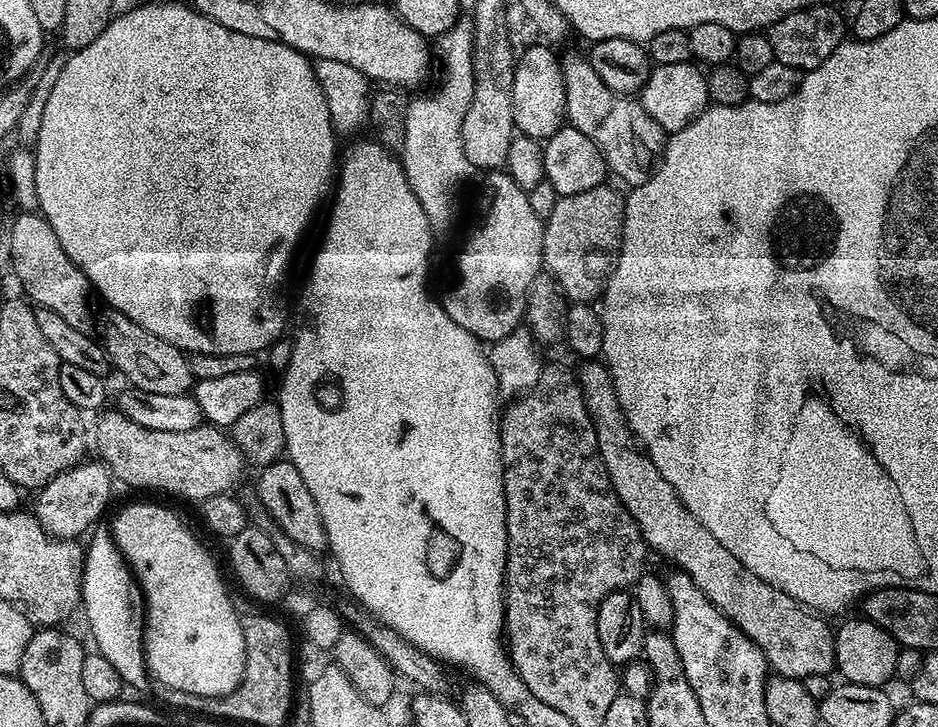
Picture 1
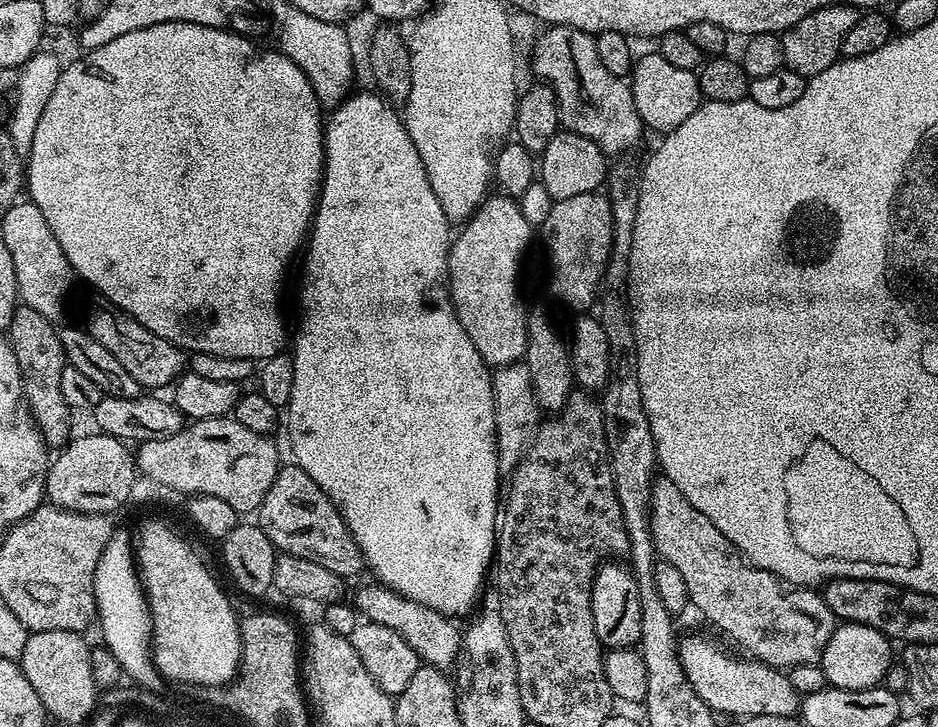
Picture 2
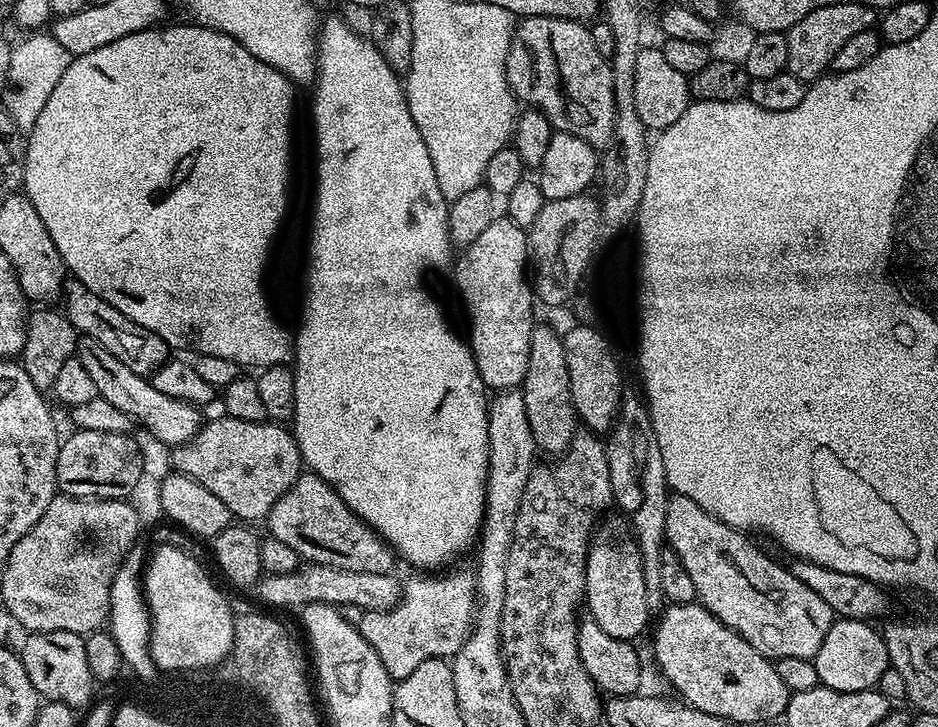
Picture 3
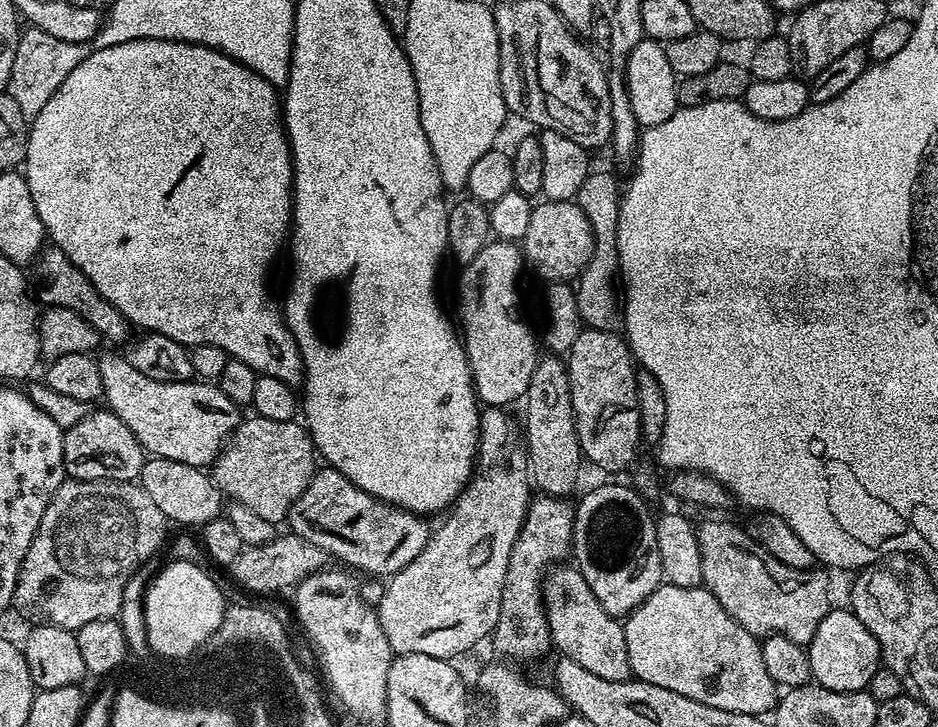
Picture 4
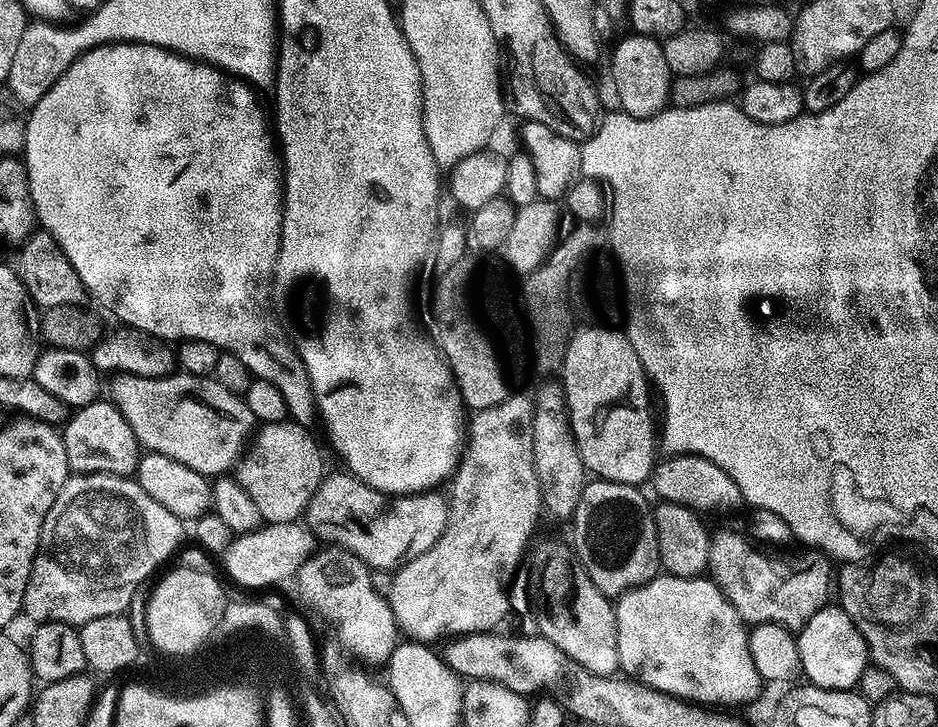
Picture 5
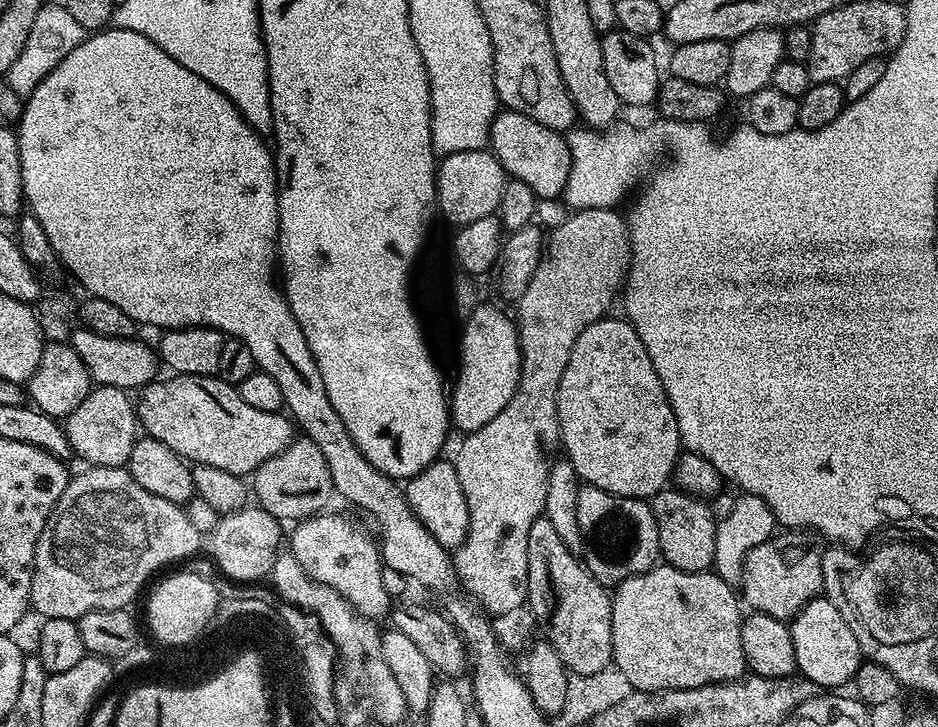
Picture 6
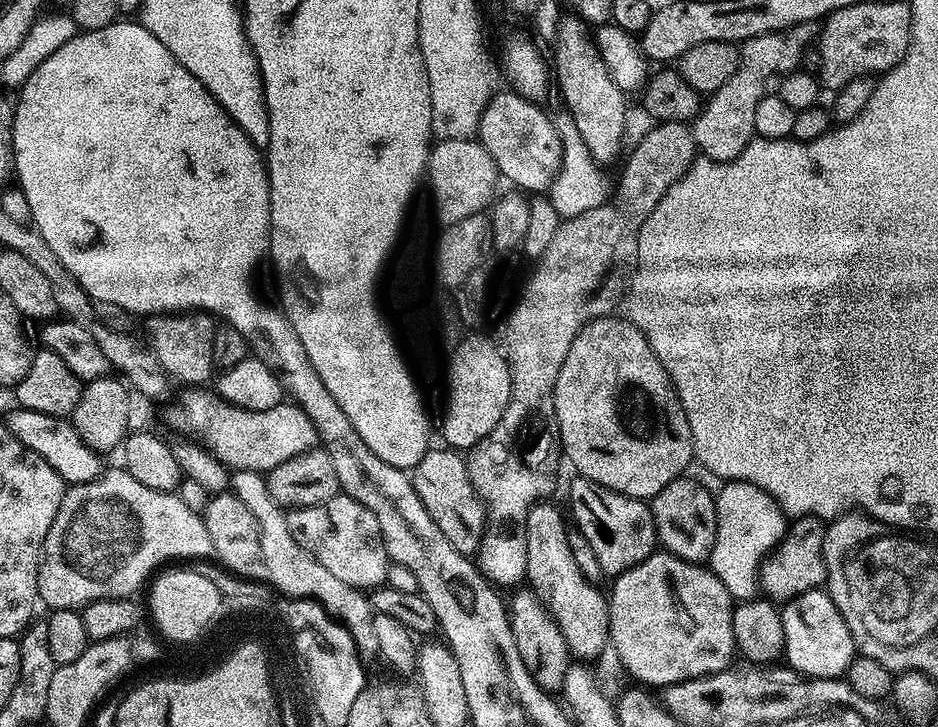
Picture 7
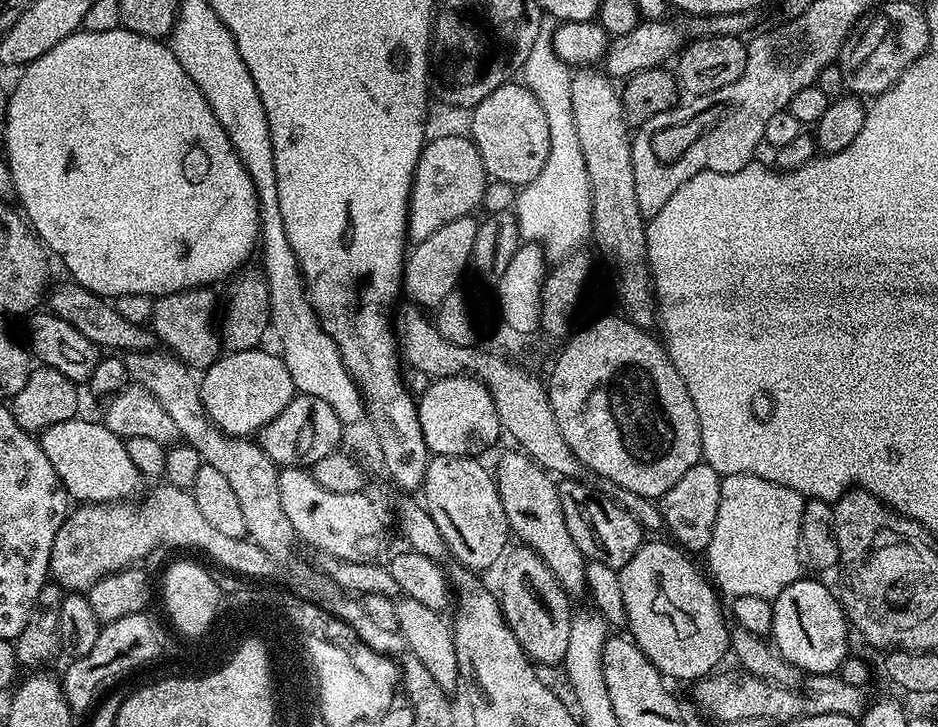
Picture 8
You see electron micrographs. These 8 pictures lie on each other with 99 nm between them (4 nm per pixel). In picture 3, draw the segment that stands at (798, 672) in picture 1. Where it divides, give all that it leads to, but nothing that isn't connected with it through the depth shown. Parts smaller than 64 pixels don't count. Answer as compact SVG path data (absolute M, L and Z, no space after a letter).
M669 495L668 513L666 514L666 530L664 539L667 547L676 553L677 558L686 566L686 574L694 582L696 600L704 605L706 610L718 622L722 622L730 630L734 630L758 654L773 662L784 658L802 658L815 661L818 654L818 646L826 639L826 630L830 630L834 613L806 582L798 582L794 574L787 567L780 565L778 561L771 560L766 553L760 552L751 535L745 534L738 528L732 528L726 522L714 518L694 498Z

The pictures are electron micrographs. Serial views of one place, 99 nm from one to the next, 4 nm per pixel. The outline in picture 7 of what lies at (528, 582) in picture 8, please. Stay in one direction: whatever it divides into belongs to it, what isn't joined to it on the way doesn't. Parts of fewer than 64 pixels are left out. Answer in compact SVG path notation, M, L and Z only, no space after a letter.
M528 586L515 589L512 601L507 601L508 620L512 624L514 646L518 646L518 654L522 654L522 662L526 670L530 670L530 678L538 682L543 692L556 694L566 682L566 674L570 663L570 653L566 638L562 638L562 630L551 613L548 605L540 599L540 593Z

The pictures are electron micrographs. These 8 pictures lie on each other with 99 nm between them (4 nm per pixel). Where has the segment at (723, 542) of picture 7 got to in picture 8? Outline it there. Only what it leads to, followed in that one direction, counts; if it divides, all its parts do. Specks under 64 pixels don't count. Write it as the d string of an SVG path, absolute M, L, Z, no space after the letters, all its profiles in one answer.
M730 474L721 479L720 485L722 498L718 498L718 522L714 522L714 534L706 549L708 566L712 570L710 578L725 597L749 595L773 601L778 594L782 594L782 590L786 590L786 586L802 576L800 527L805 497L800 496L790 486L768 482L766 478L758 478L754 474Z

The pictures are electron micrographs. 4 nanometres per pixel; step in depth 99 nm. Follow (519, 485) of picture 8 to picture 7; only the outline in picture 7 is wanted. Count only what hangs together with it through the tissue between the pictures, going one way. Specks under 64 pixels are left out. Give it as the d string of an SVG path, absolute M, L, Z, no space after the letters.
M537 502L528 511L526 580L548 605L548 612L562 630L562 638L566 638L569 653L584 660L590 659L590 656L596 658L610 643L608 602L605 593L600 593L601 589L591 584L582 574L582 570L578 570L578 562L574 562L574 554L568 541L570 528L566 523L565 513L560 513L554 505L548 503L552 502Z

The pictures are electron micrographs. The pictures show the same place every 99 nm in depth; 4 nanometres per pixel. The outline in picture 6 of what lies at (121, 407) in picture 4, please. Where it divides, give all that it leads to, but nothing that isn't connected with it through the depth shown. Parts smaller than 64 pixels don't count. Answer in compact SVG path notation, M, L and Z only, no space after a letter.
M172 374L169 377L169 380L157 378L147 385L134 407L139 427L170 446L183 460L193 465L217 467L244 478L292 443L293 421L280 410L255 409L243 400L239 387L216 376Z

